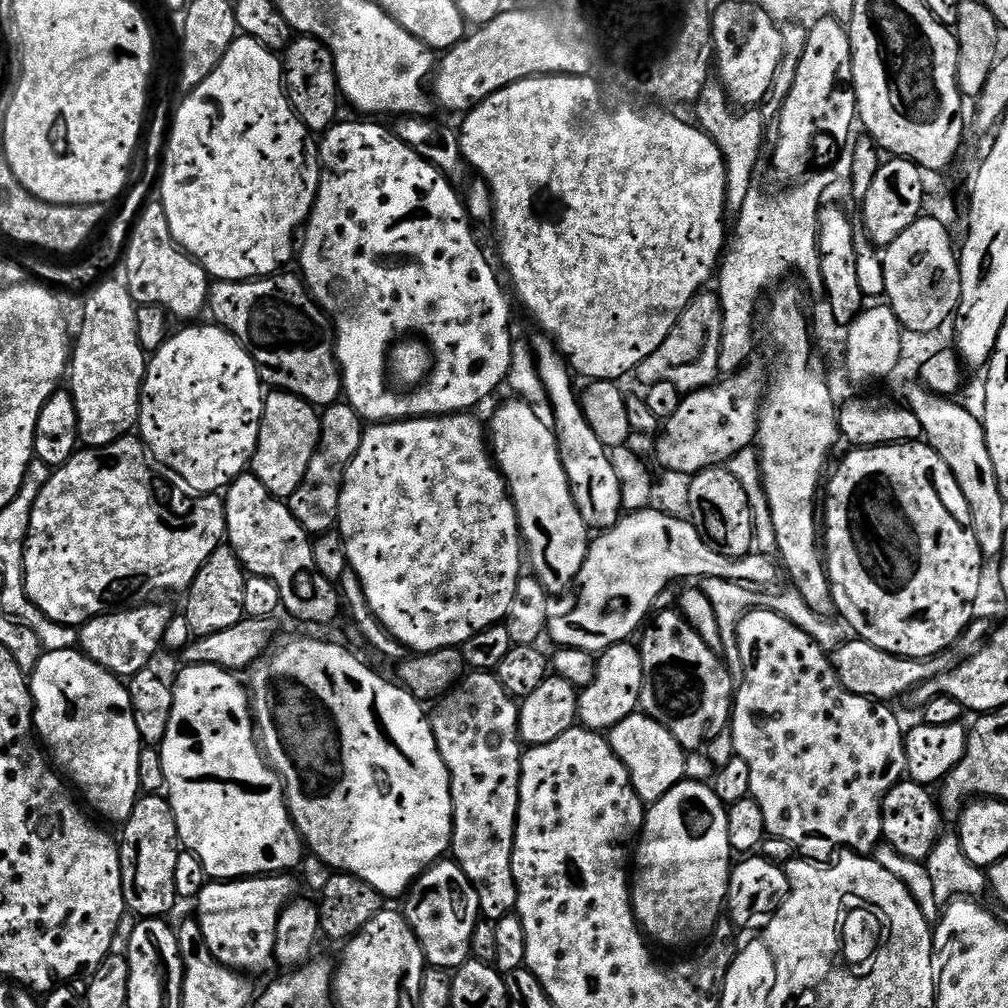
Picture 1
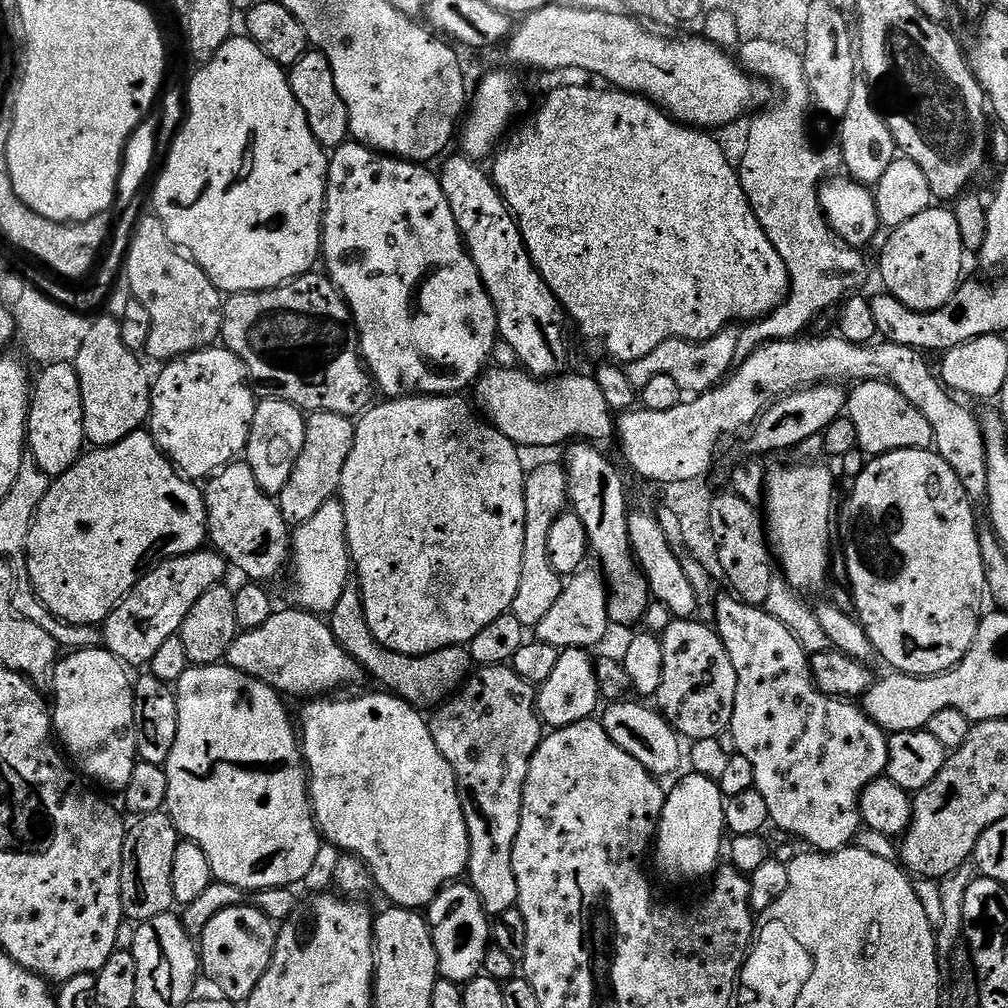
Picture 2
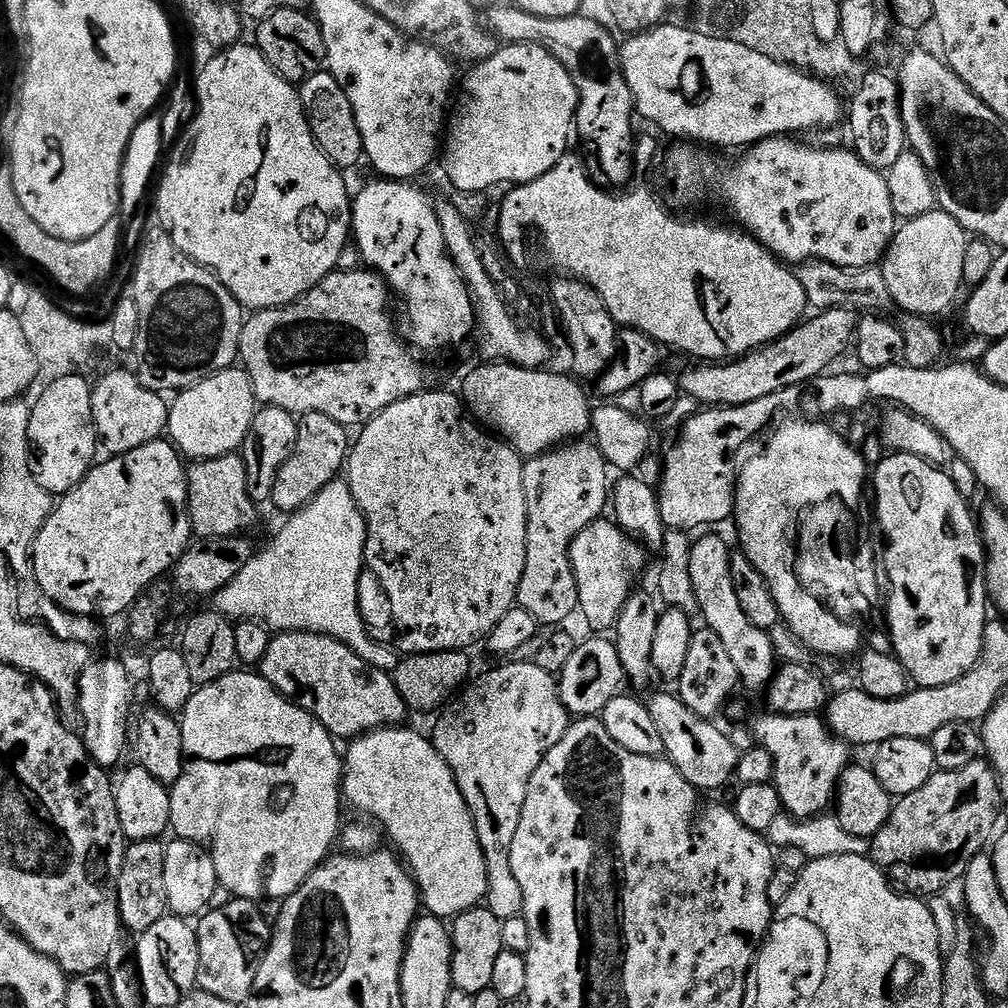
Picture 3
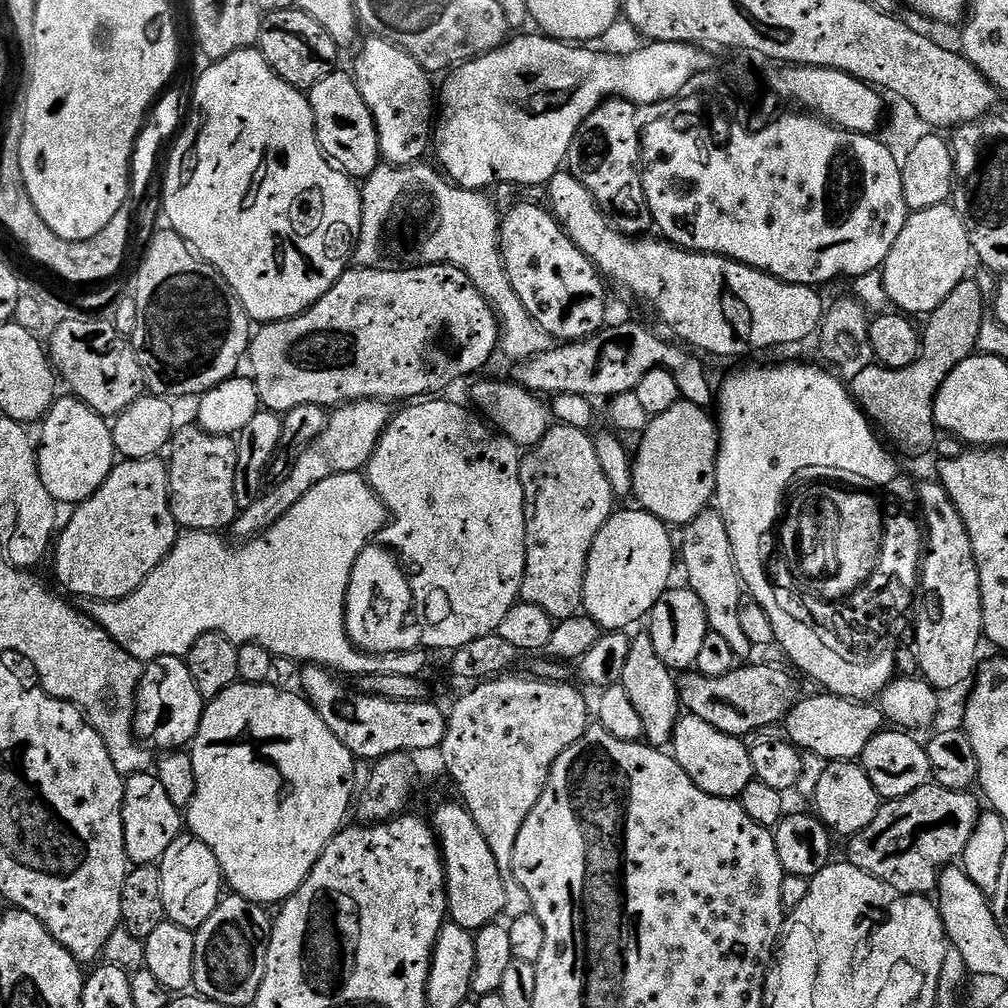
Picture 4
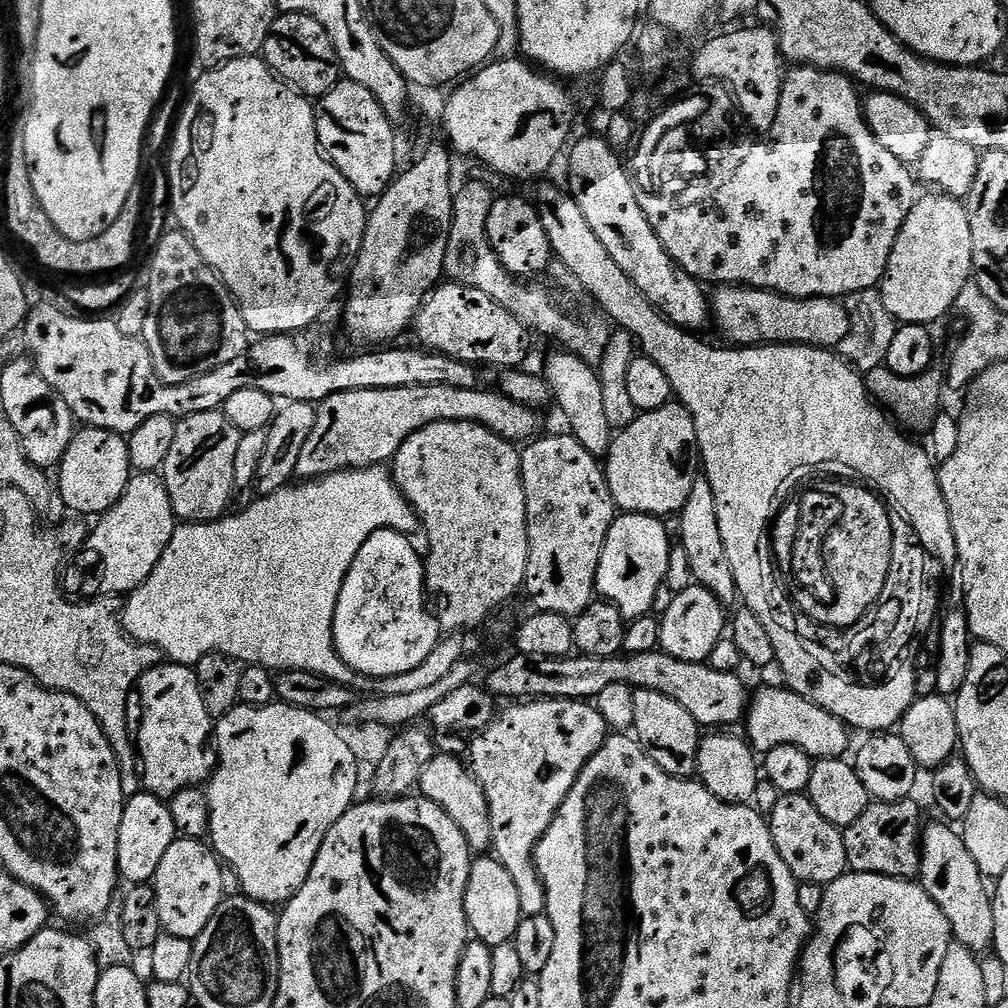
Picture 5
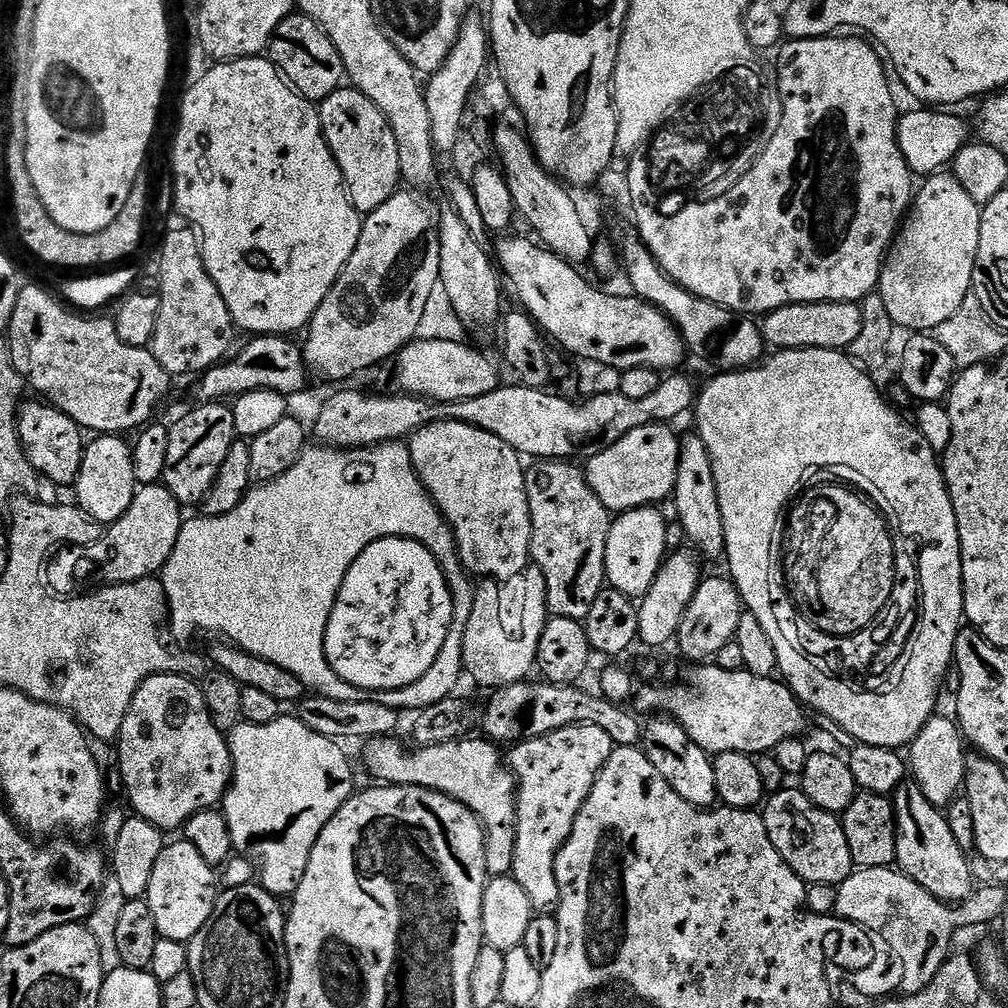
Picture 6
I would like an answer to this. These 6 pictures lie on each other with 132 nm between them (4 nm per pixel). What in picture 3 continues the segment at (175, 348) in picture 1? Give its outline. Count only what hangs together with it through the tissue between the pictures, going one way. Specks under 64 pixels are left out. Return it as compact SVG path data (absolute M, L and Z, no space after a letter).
M233 366L190 385L171 401L167 435L177 449L185 457L192 456L188 458L193 461L226 456L243 445L257 411L258 401L252 393L248 373Z

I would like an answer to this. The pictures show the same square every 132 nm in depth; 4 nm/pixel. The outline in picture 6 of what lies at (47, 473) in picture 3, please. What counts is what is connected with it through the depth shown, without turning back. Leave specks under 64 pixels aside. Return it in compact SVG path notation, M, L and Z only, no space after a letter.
M100 434L89 439L84 449L82 470L74 485L75 503L101 526L118 522L118 518L130 510L130 502L136 497L138 485L134 478L132 444L124 440L127 439L120 434Z

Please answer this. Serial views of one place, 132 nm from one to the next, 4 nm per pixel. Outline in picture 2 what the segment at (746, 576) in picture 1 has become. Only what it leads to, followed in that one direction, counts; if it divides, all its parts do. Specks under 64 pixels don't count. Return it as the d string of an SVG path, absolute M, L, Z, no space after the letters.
M585 567L575 573L565 583L562 594L558 598L558 603L551 608L550 614L538 622L534 630L537 641L548 643L550 646L563 650L565 648L587 648L595 649L595 644L600 644L604 640L604 635L610 629L608 618L608 594L606 587L606 577L599 567Z

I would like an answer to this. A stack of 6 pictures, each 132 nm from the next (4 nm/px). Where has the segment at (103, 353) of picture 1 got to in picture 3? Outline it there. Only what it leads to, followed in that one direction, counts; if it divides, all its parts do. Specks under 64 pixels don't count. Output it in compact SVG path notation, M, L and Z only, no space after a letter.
M116 368L108 372L100 381L95 381L92 390L92 405L94 406L94 422L96 435L105 453L121 456L130 450L138 450L138 446L146 446L146 442L161 439L168 431L169 401L161 393L152 392L136 377L135 371Z

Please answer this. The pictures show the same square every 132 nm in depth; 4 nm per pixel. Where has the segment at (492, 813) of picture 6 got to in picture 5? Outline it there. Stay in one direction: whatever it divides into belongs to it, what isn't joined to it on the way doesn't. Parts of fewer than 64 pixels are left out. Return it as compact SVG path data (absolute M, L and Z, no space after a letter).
M437 754L432 761L420 770L419 795L425 796L430 802L442 806L450 818L462 830L469 848L473 853L484 854L492 847L492 831L490 830L490 806L486 802L486 794L482 786L472 775L469 765L456 756Z

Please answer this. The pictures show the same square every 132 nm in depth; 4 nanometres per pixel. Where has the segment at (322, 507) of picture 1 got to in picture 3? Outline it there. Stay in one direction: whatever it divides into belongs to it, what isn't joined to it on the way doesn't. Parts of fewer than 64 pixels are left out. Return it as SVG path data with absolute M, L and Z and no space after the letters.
M303 413L296 425L296 441L290 458L286 458L282 470L278 470L278 478L274 478L271 507L276 507L283 514L299 512L330 481L337 479L345 467L350 451L348 432L345 425L334 422L334 418L326 418L326 414Z

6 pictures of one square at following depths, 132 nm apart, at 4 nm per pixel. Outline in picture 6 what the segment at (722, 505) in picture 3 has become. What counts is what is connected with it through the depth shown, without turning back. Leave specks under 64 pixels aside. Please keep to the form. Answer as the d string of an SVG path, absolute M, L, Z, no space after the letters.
M671 423L651 424L638 430L630 430L626 438L618 438L614 446L603 448L587 457L582 471L590 490L606 506L609 512L619 514L631 508L656 506L662 499L671 497L676 491L678 478L678 458L681 437Z

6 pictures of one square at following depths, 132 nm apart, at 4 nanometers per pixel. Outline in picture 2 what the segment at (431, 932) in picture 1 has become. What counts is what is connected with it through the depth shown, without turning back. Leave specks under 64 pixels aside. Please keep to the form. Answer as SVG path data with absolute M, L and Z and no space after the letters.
M453 882L443 888L428 904L426 919L434 938L434 950L438 950L438 966L443 979L463 986L481 973L501 982L517 975L518 961L502 949L490 947L493 925L471 884Z

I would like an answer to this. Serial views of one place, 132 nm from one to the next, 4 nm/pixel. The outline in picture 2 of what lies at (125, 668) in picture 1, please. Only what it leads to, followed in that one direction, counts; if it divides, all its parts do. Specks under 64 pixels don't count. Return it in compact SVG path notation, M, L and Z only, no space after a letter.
M201 550L161 560L145 571L120 605L108 615L102 625L103 647L126 666L151 665L160 647L179 633L182 622L186 622L186 614L194 610L194 602L198 602L206 590L223 585L227 572L230 572L228 561L215 550Z

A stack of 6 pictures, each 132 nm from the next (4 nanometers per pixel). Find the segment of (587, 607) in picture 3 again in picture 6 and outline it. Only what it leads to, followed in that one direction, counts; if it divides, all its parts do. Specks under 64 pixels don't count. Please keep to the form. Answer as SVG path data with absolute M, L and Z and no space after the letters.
M656 506L631 508L628 512L619 513L613 519L612 529L606 538L604 574L607 583L622 594L643 598L666 559L664 547L668 544L668 532L670 525L662 520Z

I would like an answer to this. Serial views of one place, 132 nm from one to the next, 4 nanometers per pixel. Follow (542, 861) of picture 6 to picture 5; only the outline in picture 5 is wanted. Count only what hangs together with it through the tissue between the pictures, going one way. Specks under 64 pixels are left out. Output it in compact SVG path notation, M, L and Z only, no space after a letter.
M532 698L512 706L505 712L503 709L484 727L484 731L471 737L472 745L468 748L466 760L472 775L486 794L486 802L490 806L491 851L495 859L506 866L506 874L514 878L520 911L524 916L543 916L546 912L546 890L536 870L536 844L555 818L566 794L570 794L586 762L608 739L610 729L592 702Z

